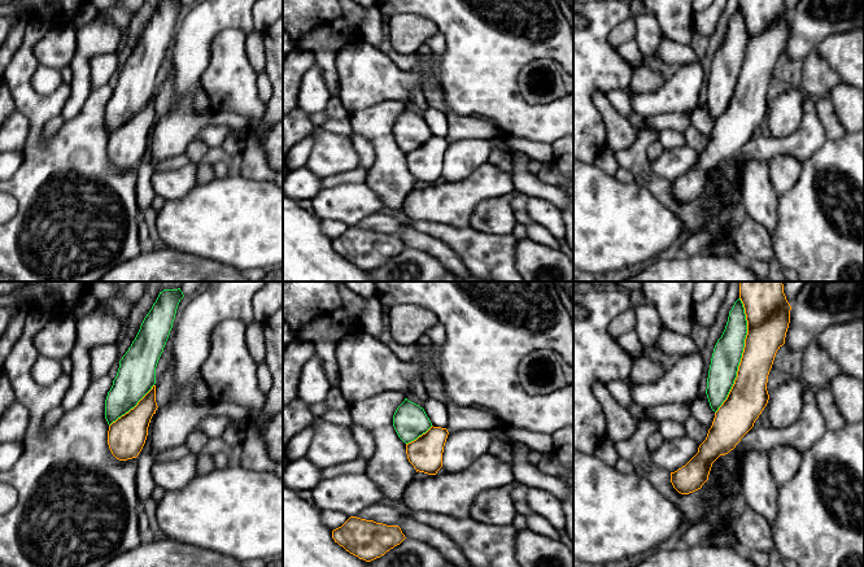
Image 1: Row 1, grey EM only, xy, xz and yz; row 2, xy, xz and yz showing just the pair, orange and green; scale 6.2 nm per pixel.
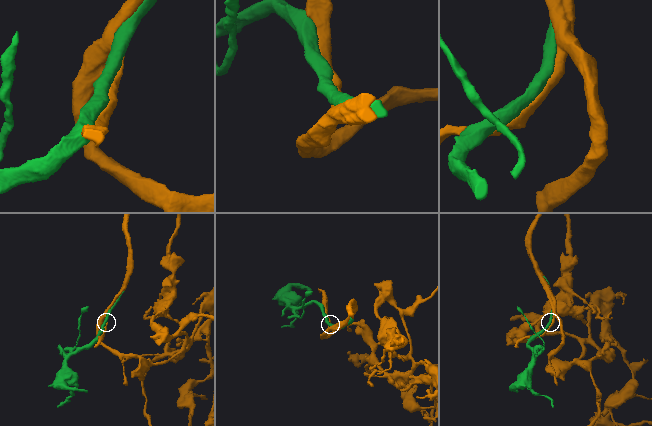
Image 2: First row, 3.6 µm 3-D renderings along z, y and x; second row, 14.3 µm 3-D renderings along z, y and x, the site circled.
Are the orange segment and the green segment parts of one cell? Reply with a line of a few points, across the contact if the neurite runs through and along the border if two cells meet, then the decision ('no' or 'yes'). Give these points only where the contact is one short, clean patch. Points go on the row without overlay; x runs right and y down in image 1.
yes

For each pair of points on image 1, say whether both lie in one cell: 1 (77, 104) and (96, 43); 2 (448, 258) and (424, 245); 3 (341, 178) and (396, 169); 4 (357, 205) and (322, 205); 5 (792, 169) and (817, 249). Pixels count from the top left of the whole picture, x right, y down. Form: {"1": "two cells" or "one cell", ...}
{"1": "one cell", "2": "one cell", "3": "two cells", "4": "one cell", "5": "two cells"}

